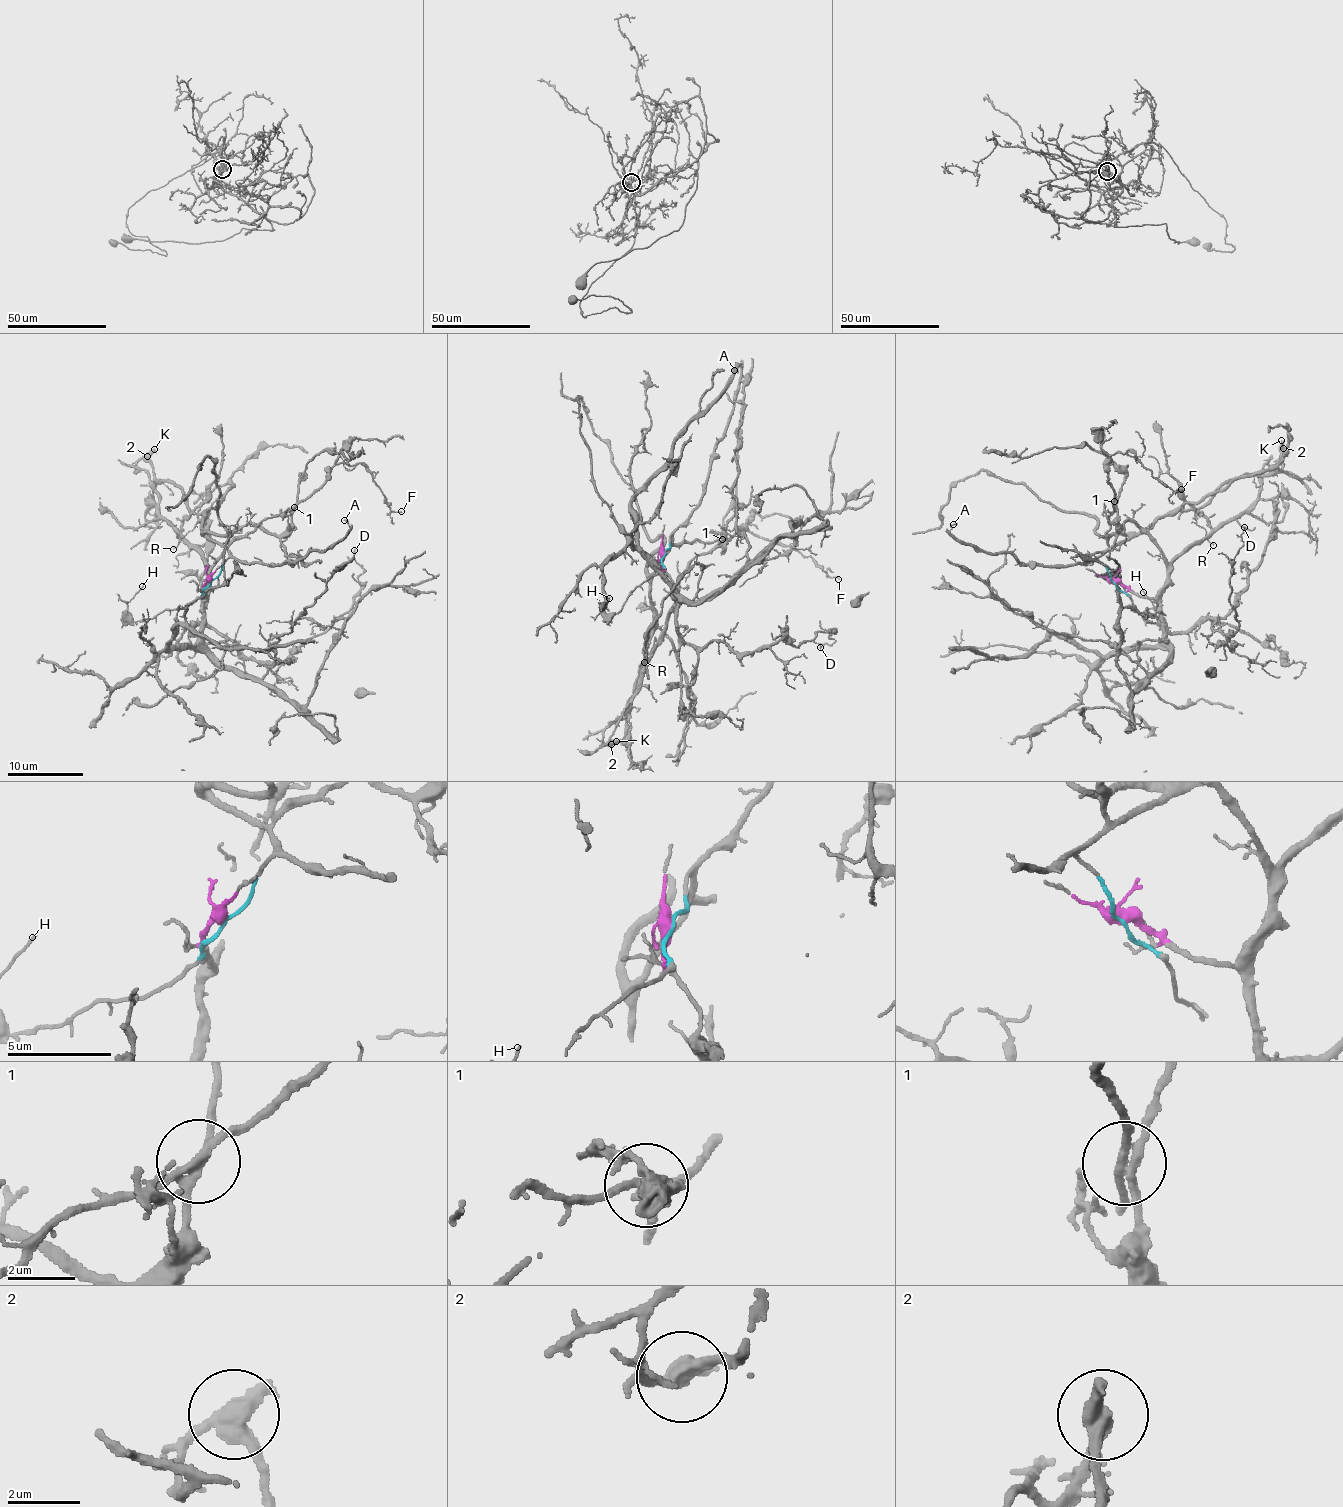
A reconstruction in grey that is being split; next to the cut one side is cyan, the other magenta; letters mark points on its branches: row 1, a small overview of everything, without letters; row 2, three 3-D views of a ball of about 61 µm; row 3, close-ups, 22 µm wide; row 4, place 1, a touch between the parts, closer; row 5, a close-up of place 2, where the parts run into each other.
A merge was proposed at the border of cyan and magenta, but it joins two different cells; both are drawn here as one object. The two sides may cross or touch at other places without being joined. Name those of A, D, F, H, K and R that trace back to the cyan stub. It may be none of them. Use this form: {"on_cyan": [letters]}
{"on_cyan": ["A", "F", "H", "R"]}

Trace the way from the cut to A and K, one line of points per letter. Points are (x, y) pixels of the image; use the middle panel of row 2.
A: (665, 552), (672, 533), (686, 520), (702, 495), (713, 449), (723, 433), (735, 390), (739, 364), (734, 370)
K: (665, 552), (662, 568), (674, 583), (676, 603), (630, 711), (603, 735), (604, 743), (616, 741)

